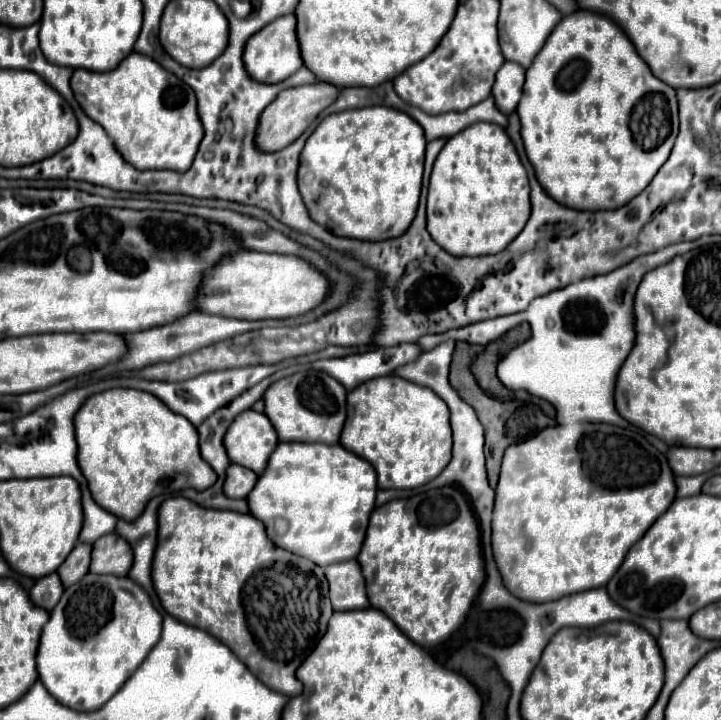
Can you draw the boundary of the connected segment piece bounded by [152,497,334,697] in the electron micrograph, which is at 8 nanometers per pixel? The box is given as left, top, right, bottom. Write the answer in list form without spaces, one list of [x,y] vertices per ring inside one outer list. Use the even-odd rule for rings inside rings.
[[[184,497],[166,499],[158,507],[158,543],[156,543],[156,551],[154,551],[154,559],[152,559],[152,583],[154,583],[156,595],[166,613],[170,613],[172,617],[176,617],[182,623],[188,623],[192,627],[206,631],[212,637],[216,637],[218,641],[222,641],[264,685],[268,685],[270,689],[278,691],[278,693],[284,693],[288,697],[302,693],[302,683],[296,679],[296,669],[314,651],[314,645],[318,645],[318,641],[322,639],[322,633],[326,633],[326,621],[330,621],[330,617],[334,613],[330,599],[328,599],[328,585],[326,585],[324,571],[318,565],[314,565],[312,561],[308,561],[304,557],[298,557],[286,549],[278,549],[276,545],[272,545],[272,541],[266,537],[266,529],[262,525],[262,521],[258,521],[256,517],[250,517],[250,513],[244,515],[244,513],[236,513],[236,511],[204,509]]]

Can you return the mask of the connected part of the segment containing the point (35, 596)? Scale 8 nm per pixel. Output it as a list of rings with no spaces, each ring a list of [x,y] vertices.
[[[52,573],[50,577],[42,577],[36,581],[36,585],[30,589],[30,601],[36,605],[36,607],[42,607],[46,611],[52,611],[56,607],[56,603],[60,601],[62,597],[62,583],[60,583],[60,577],[56,573]]]

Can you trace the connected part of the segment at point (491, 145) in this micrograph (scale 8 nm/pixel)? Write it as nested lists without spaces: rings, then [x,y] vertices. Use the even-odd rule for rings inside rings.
[[[474,123],[446,141],[430,175],[426,215],[432,239],[454,255],[500,253],[524,229],[530,217],[530,185],[502,127]]]

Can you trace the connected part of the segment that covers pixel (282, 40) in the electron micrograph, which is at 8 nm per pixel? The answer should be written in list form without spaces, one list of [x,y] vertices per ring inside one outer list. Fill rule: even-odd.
[[[294,15],[278,17],[276,21],[254,33],[244,47],[242,61],[248,75],[254,77],[254,81],[258,83],[280,83],[294,75],[302,67],[302,57],[296,41],[296,17]]]

